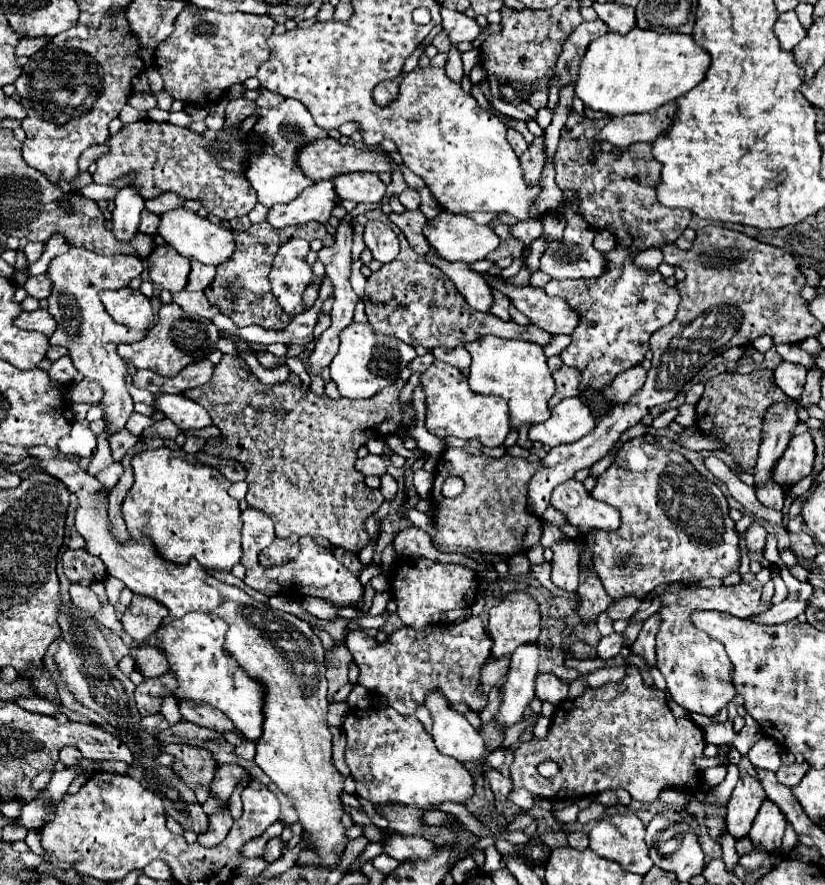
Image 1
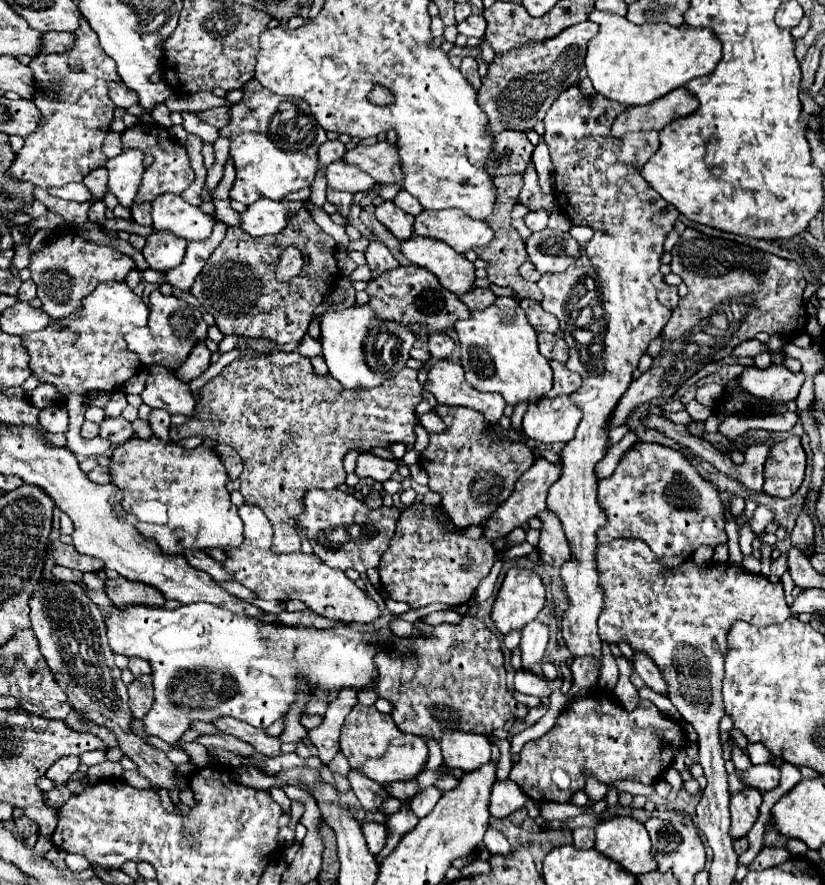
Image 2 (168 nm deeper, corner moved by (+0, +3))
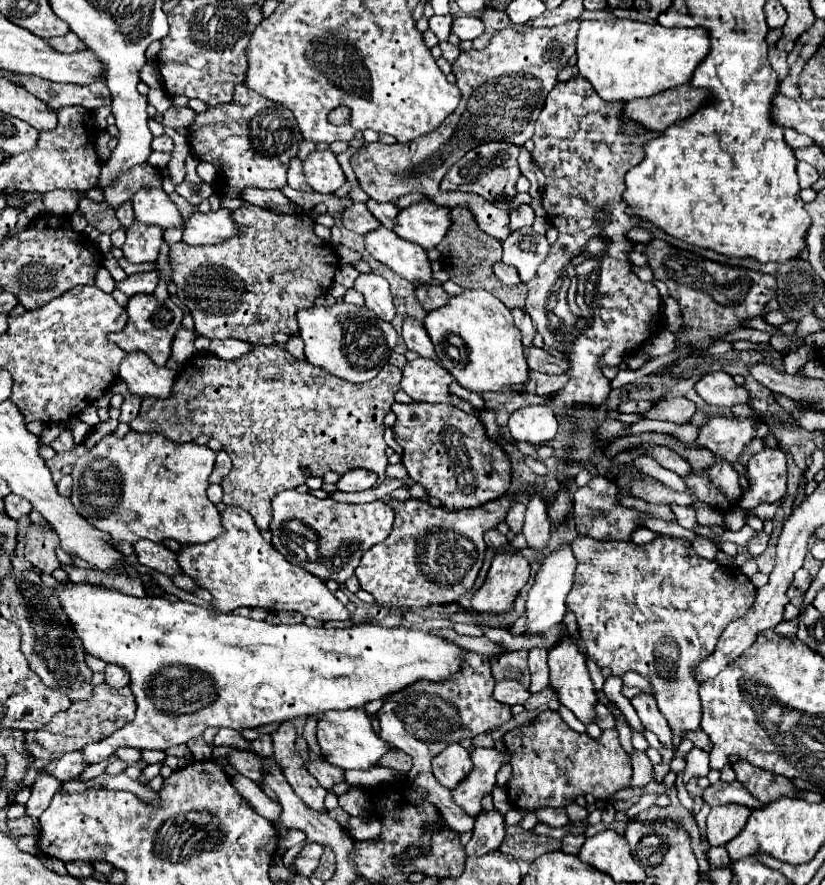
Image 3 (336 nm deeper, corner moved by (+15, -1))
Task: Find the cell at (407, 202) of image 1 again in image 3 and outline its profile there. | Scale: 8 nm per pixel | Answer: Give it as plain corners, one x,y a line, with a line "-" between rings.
367,200
367,208
369,212
385,226
385,228
393,228
395,224
395,216
399,214
399,208
391,202
377,202
377,200

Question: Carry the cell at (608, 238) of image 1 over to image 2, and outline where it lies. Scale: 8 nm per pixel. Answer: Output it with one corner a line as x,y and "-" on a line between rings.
572,226
570,236
576,238
578,244
588,244
588,240
592,240
592,230
588,226

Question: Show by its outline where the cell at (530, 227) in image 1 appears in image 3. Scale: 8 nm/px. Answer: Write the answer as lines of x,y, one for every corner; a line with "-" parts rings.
523,204
523,206
519,206
517,210
511,212
511,224
509,224
509,228
515,232
515,230
519,230
523,226
531,226
533,220
535,220
533,208
527,206
527,204

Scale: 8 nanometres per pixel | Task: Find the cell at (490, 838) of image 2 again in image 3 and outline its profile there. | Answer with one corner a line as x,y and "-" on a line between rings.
463,650
461,670
451,680
445,680
443,684
417,682
401,692
395,692
395,702
393,696
387,696
383,708
377,714
381,724
381,740
403,750
413,758
413,768
407,774
407,778
415,786
421,786
429,792
427,800
439,808
439,812
445,818
445,824
459,834
473,830
475,818
465,814
465,810
453,802
451,792
437,784
435,776
431,774
431,758
453,742
475,738
477,734
483,734
493,726
501,726
507,720
511,720
511,708
499,704
493,698
493,686
495,680
491,676
489,658

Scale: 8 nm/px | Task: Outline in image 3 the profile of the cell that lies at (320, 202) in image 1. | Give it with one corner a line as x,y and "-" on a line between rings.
227,210
205,212
205,214
195,212
185,222
183,242
189,246
217,244
219,240
225,240
237,232
239,232
239,228
233,224
231,212
227,212

